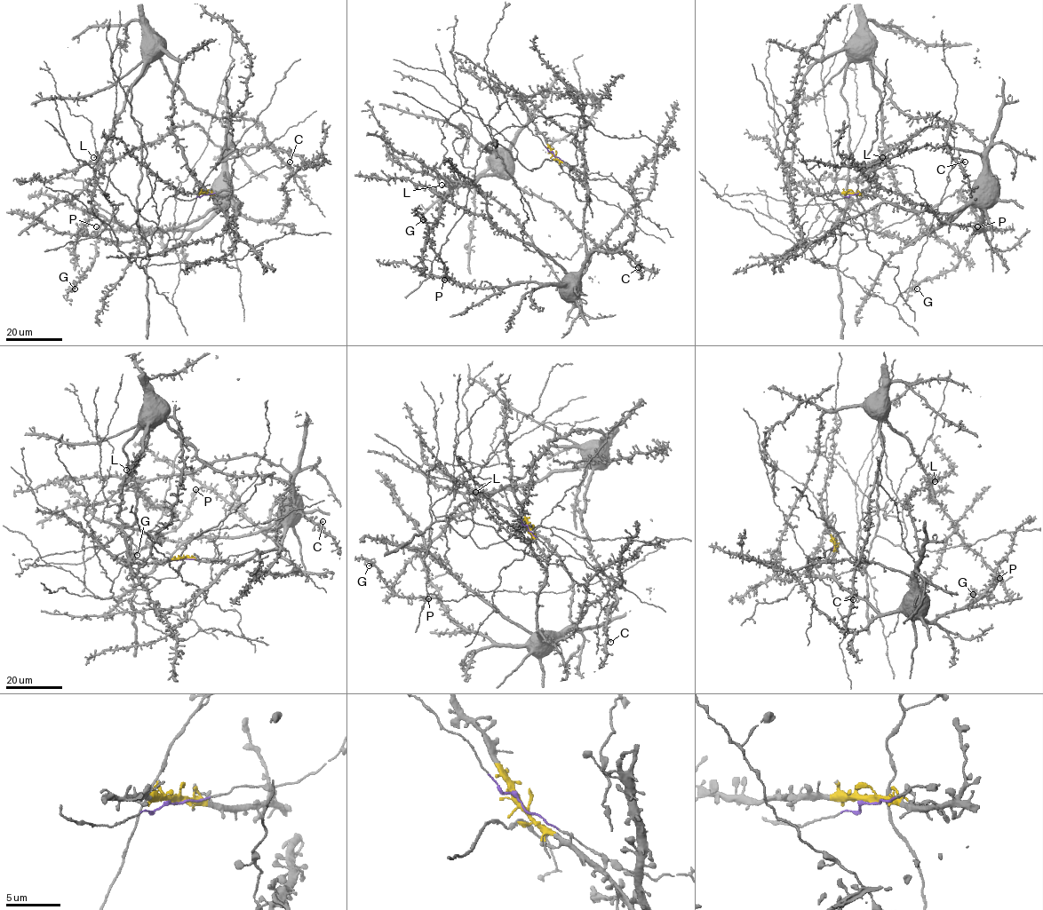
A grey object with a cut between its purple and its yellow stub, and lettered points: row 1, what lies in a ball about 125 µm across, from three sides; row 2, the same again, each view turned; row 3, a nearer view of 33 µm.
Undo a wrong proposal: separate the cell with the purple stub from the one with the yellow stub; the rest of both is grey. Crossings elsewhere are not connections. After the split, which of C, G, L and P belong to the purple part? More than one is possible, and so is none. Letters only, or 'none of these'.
C, L

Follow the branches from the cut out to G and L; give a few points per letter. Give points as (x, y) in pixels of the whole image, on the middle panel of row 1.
G: (553, 154), (587, 192), (585, 261), (564, 283), (476, 288), (456, 283), (446, 274), (422, 219)
L: (553, 154), (504, 101), (489, 122), (497, 143), (489, 152), (479, 144), (495, 154), (497, 170), (441, 185)

